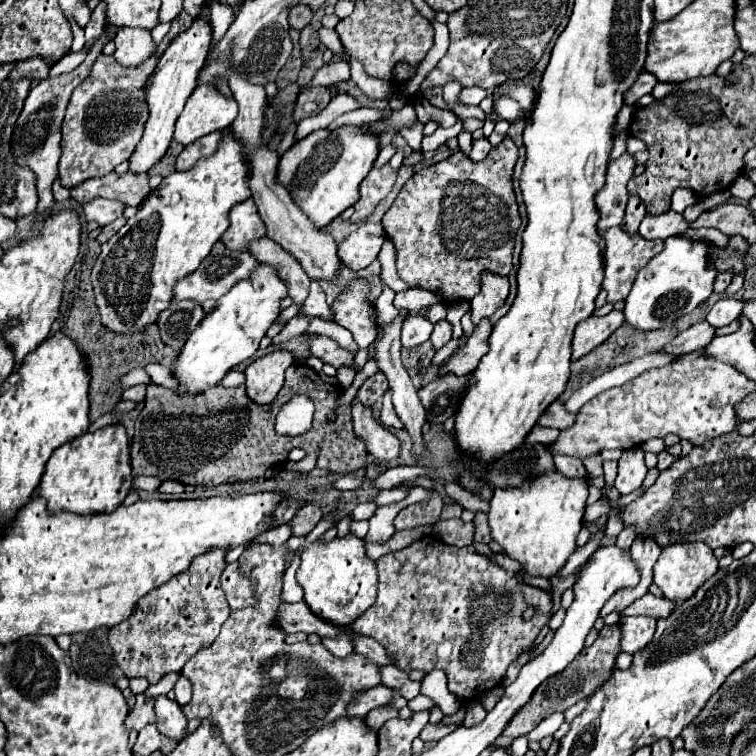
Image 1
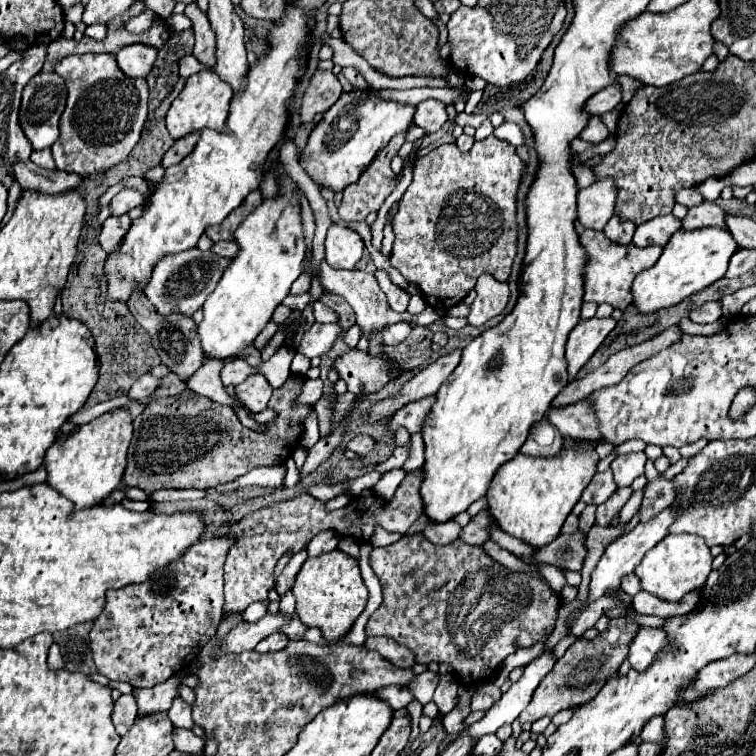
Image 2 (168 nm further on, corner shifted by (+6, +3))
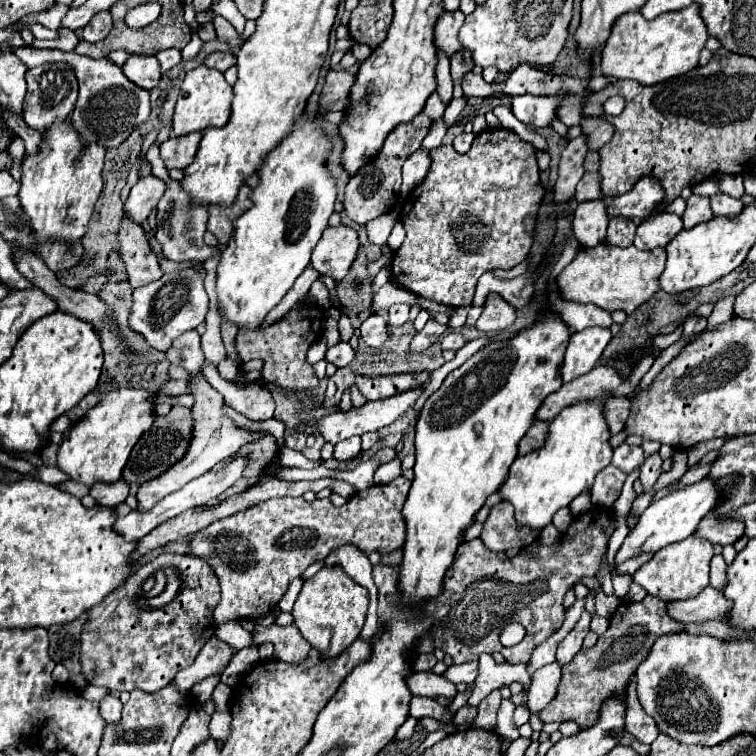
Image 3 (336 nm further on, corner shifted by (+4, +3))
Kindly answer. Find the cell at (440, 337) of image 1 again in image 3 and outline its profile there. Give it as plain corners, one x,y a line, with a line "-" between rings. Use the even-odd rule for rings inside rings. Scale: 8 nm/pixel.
451,331
451,333
447,333
447,335
441,339
441,347
443,347
443,349
453,349
453,351
457,351
459,347
465,345
465,341
467,341
467,339
465,339
461,333

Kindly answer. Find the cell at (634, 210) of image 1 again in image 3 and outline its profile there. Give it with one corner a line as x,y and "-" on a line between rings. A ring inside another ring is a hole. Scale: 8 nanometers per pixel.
613,217
607,227
607,241
617,247
629,247
629,245
633,245
635,229
637,229
637,225
631,219

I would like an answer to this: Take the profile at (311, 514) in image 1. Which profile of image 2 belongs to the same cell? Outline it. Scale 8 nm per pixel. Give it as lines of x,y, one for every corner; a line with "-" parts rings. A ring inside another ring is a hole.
407,473
405,479
401,481
401,485
397,487
395,491
395,497
385,501
377,495
369,495
369,497
353,497
349,501
347,507
343,509
337,509
337,511
327,511
325,509
325,503
313,499
311,495
307,493
299,493
287,501
279,501
279,503
271,503
255,513
249,513
245,515
237,525
229,527
229,537
233,537
233,545
229,547
229,553
227,553
227,559
225,559
225,605
223,605
223,613
229,615
229,613
241,613
245,611
251,603
255,601
265,601
267,599
267,593
273,589
273,569
279,561
279,557
283,555
295,555
303,549
307,549
309,541
321,533
321,531
335,531
337,535
341,537
357,537
359,543
367,543
373,535
373,529
375,525
381,525
385,531
395,531
395,533
401,533
405,535
407,529
421,517
423,513
423,505
421,505
421,495
419,495
419,485
421,485
421,479
413,473

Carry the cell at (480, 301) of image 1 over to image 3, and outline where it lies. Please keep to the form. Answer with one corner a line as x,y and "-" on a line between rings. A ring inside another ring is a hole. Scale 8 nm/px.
489,293
483,305
483,313
475,327
479,331
501,331
507,329
513,321
515,309
511,309
511,305
507,305
507,301
499,297
499,293

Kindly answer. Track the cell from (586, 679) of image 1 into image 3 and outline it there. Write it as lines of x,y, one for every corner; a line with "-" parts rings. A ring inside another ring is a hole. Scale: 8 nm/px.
647,595
643,601
619,605
611,617
609,629
599,637
591,649
581,649
561,671
561,683
555,699
539,711
543,723
549,721
577,721
579,727
591,727
597,721
599,707
607,697
625,695
625,685
633,677
637,665
647,657
653,641
663,633
681,631
681,623
673,621
665,611
665,601
653,595

